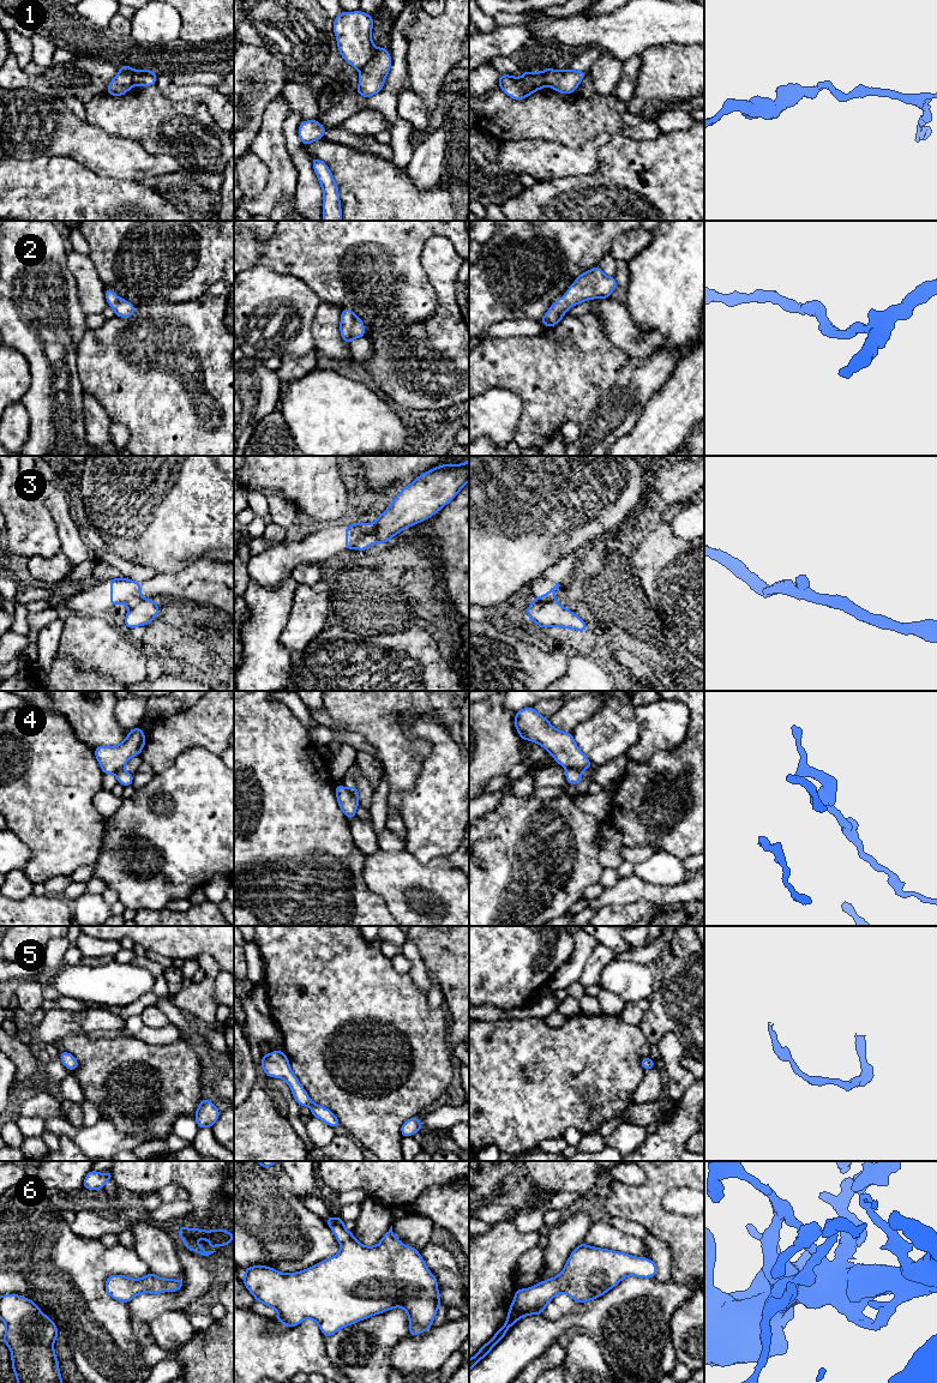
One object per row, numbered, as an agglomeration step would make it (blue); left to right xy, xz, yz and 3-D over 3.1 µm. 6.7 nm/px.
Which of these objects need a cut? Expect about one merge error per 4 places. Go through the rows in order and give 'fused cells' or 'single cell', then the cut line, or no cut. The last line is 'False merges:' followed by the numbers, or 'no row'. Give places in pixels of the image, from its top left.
1: fused cells; cut xz (377, 48), (373, 56), (359, 71)
2: single cell; cut none
3: fused cells; cut xz (373, 523), (376, 528), (374, 542)
4: fused cells; cut yz (566, 767), (575, 768), (580, 773)
5: single cell; cut none
6: single cell; cut none
False merges: 1, 3, 4

